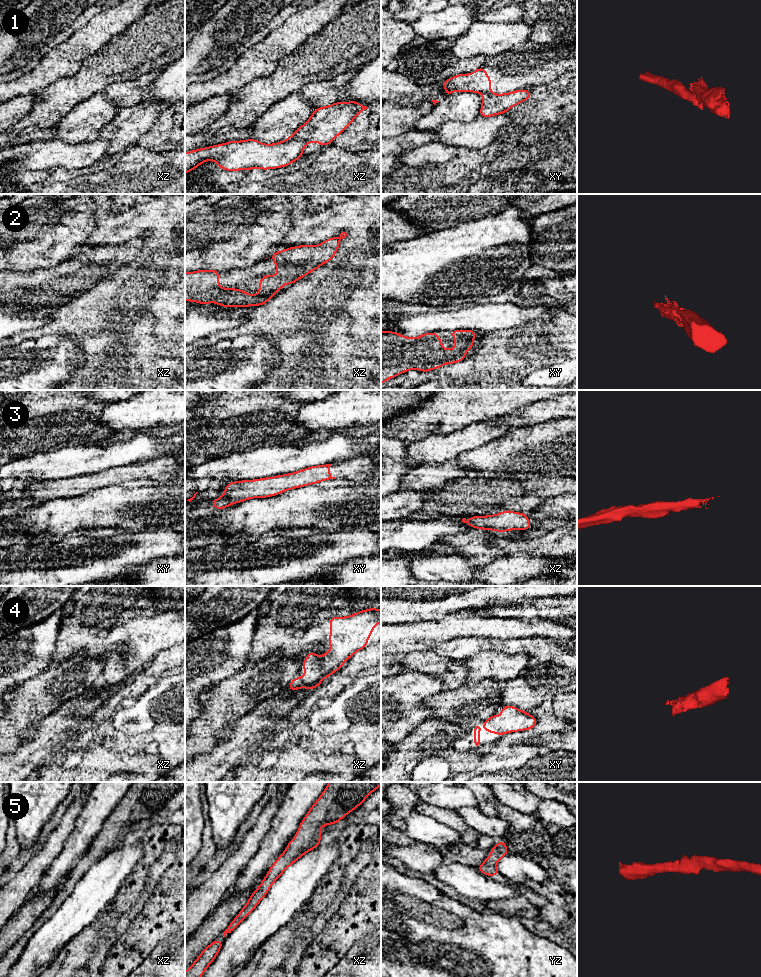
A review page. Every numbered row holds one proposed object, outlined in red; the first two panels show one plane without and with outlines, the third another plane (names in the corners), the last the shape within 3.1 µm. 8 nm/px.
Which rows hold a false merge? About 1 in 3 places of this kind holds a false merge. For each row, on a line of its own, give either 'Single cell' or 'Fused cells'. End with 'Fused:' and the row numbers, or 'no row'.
1: Fused cells
2: Single cell
3: Single cell
4: Single cell
5: Single cell
Fused: 1

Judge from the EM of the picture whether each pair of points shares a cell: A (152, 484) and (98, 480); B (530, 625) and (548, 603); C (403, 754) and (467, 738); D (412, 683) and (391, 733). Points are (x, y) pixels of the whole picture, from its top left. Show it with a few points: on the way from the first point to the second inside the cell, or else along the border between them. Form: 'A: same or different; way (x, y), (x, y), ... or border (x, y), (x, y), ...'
A: different; border (145, 477), (125, 480), (99, 488)
B: different; border (512, 618), (550, 618), (559, 621)
C: same; way (419, 746), (430, 738), (451, 738)
D: same; way (405, 695), (405, 711), (401, 721)

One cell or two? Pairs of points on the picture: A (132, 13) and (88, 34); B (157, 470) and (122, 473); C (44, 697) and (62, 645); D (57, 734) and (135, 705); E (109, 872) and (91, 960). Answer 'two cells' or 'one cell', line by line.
A: one cell
B: one cell
C: two cells
D: two cells
E: two cells

